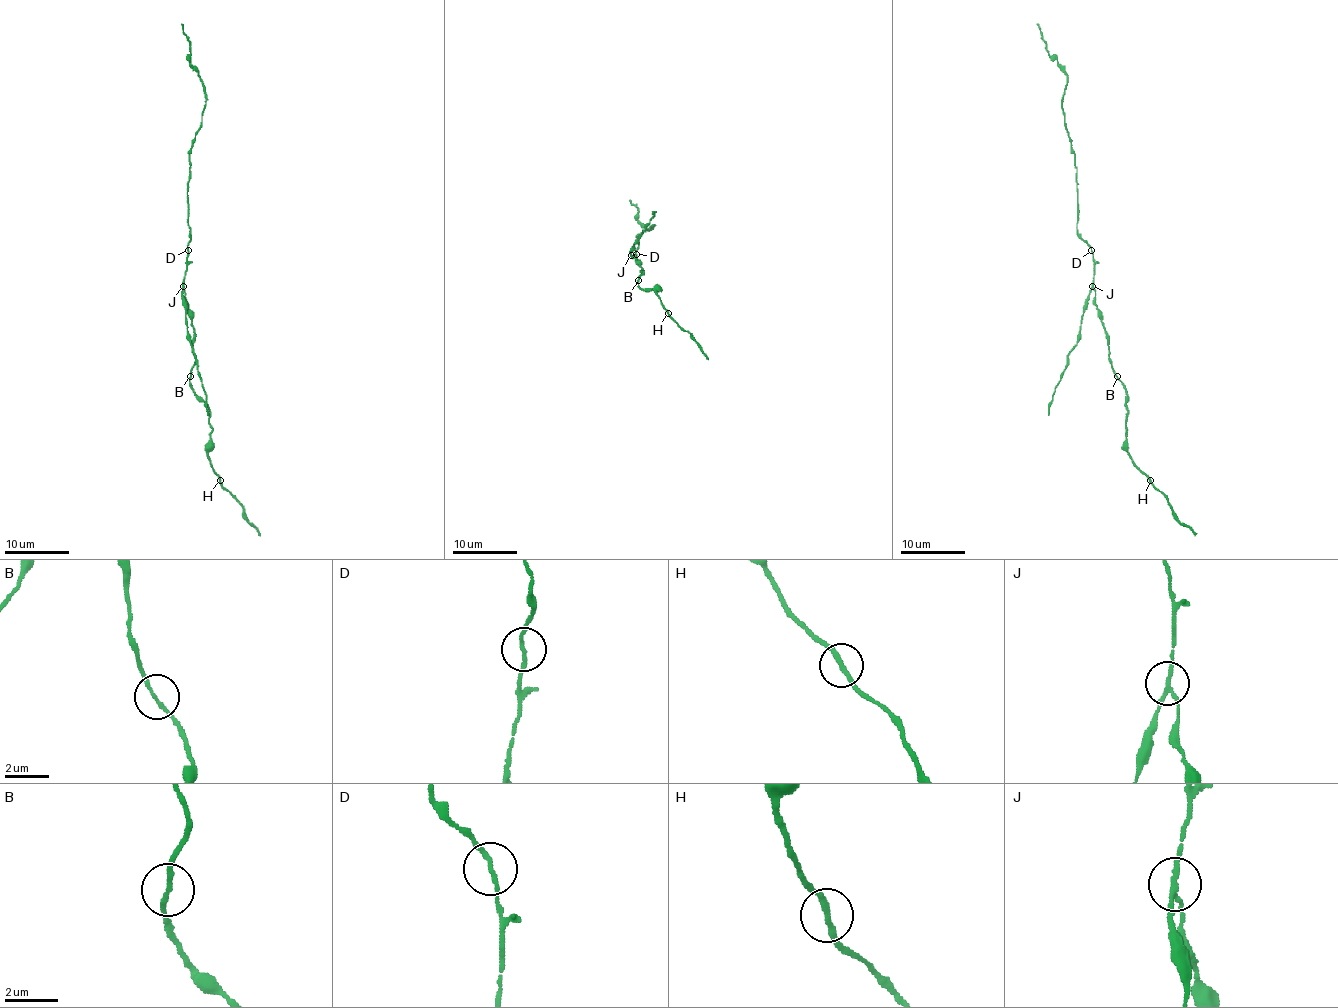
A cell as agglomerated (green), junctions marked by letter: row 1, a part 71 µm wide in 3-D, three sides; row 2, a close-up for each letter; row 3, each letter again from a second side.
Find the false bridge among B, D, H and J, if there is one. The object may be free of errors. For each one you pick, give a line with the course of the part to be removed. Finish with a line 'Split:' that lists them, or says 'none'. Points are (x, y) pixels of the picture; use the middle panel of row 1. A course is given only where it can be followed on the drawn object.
J: course (630, 254), (656, 211)
Split: J

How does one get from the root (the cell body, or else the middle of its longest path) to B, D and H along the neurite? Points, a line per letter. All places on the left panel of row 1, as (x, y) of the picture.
B: (184, 294), (194, 330), (192, 354), (195, 364), (191, 377)
D: (184, 294), (182, 280), (187, 250)
H: (184, 294), (194, 330), (192, 354), (195, 359), (189, 385), (208, 409), (212, 428), (208, 459), (220, 480)

